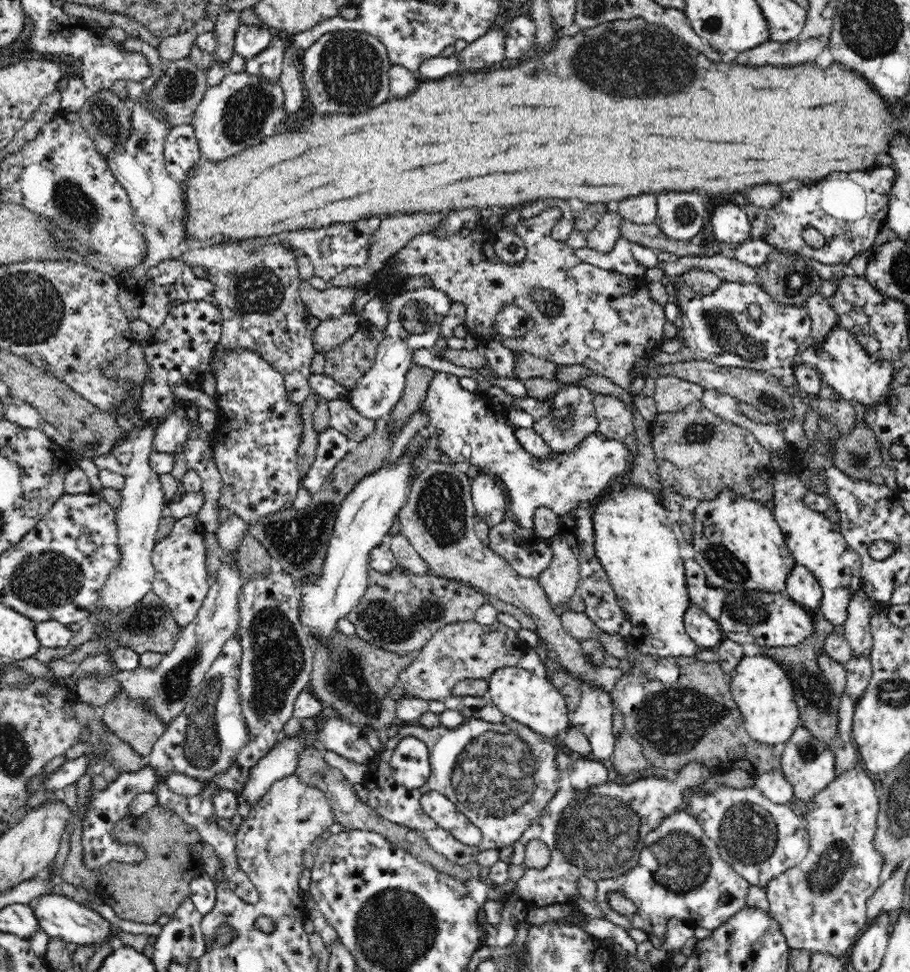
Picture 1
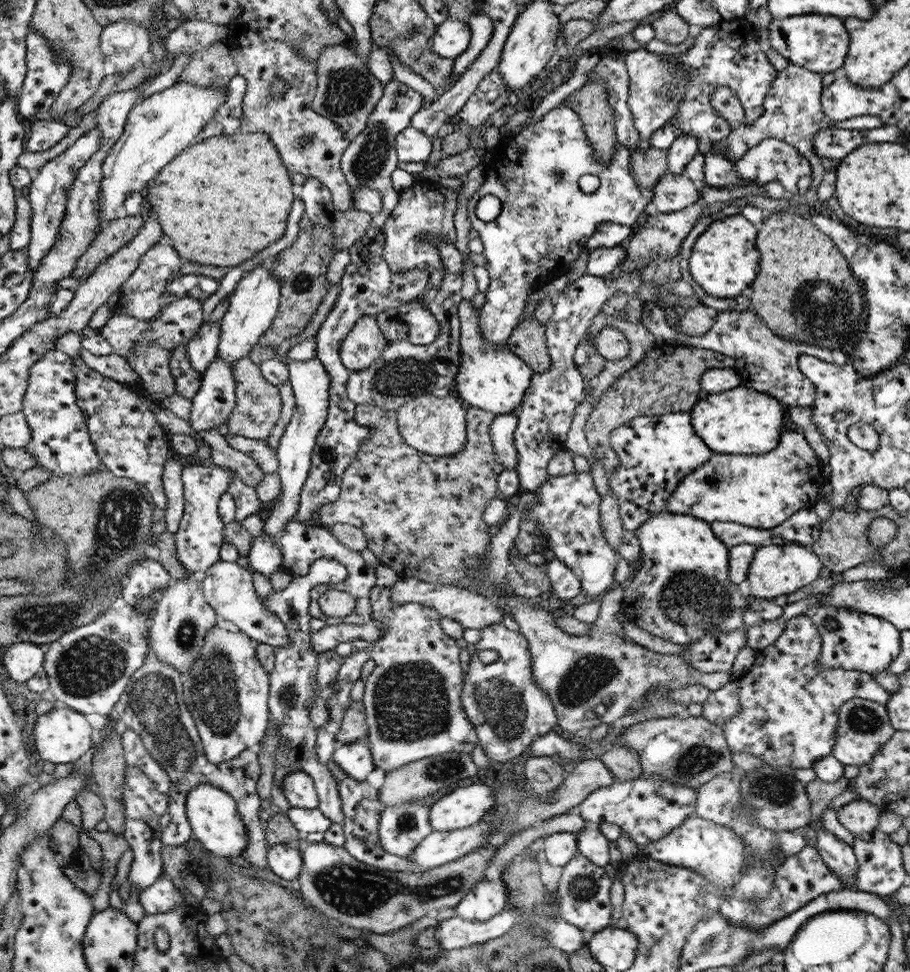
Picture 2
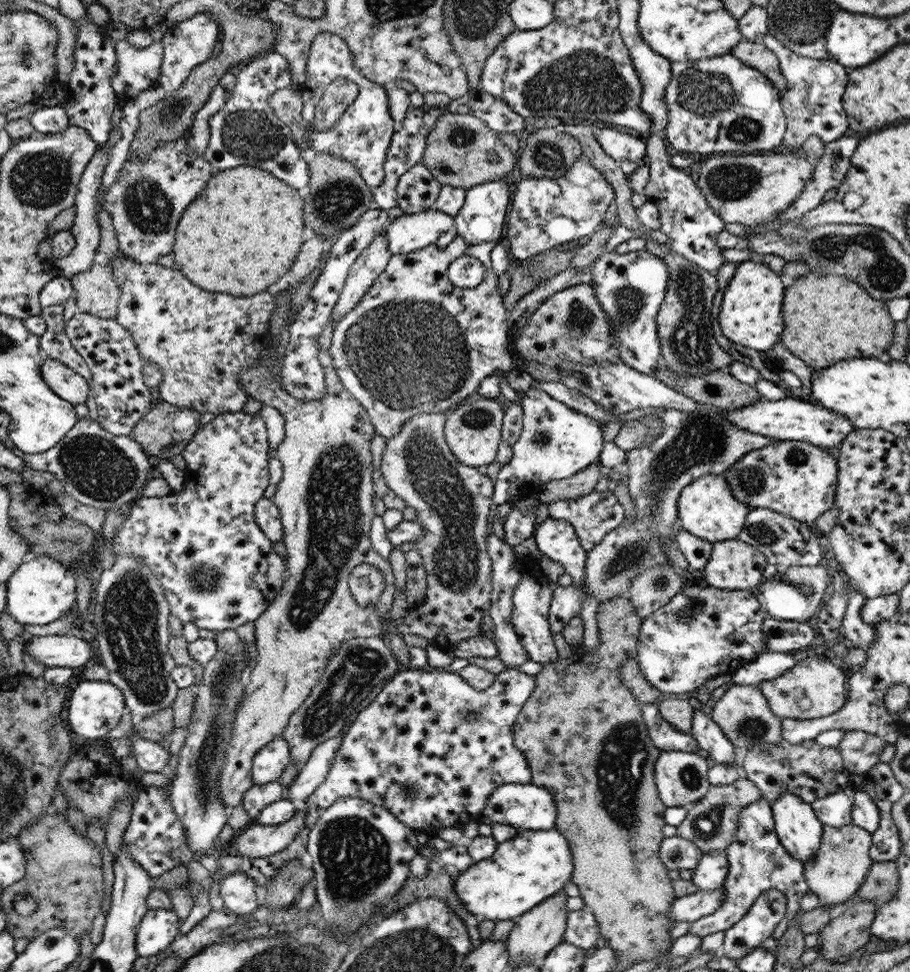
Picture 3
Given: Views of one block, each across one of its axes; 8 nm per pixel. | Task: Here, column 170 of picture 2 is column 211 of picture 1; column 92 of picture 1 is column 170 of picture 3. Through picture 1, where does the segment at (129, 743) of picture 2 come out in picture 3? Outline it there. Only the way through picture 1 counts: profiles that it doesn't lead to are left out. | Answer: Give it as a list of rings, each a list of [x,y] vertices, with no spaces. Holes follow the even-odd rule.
[[[145,786],[140,790],[138,800],[133,804],[131,821],[125,830],[123,840],[124,850],[128,850],[134,862],[138,862],[153,879],[194,859],[194,854],[188,847],[183,822],[175,813],[171,798],[166,798],[166,794],[156,786]]]

